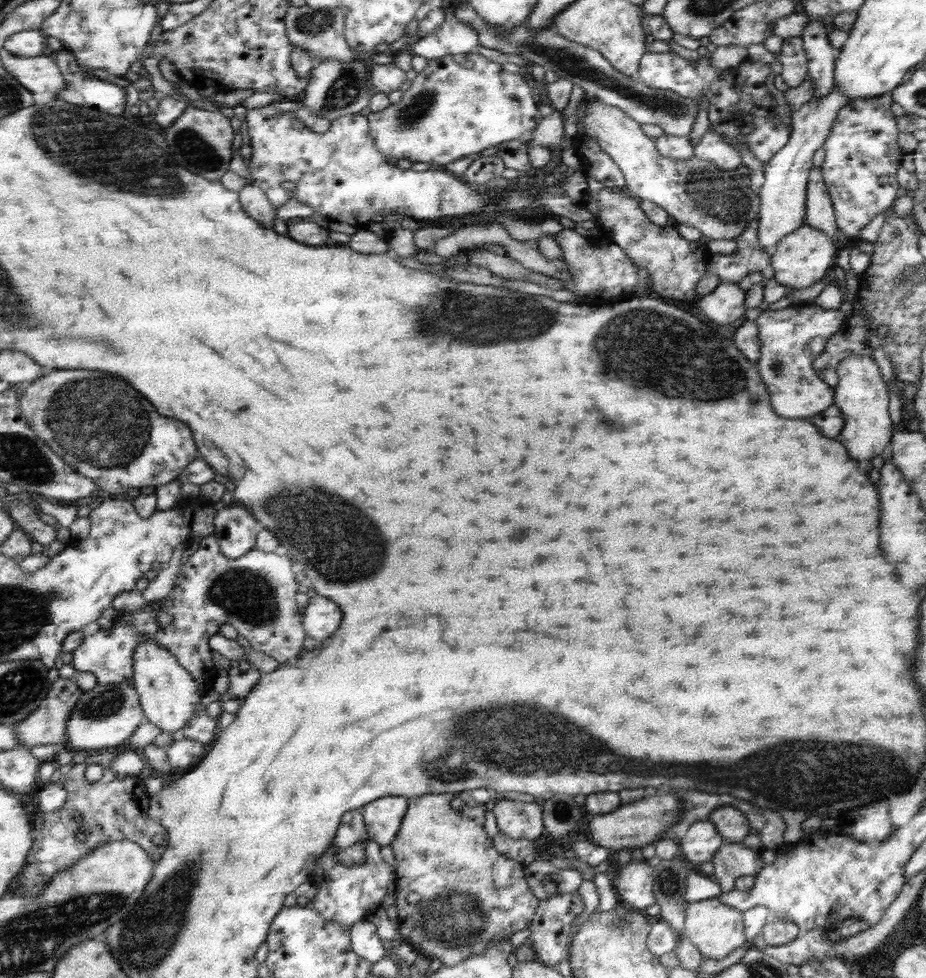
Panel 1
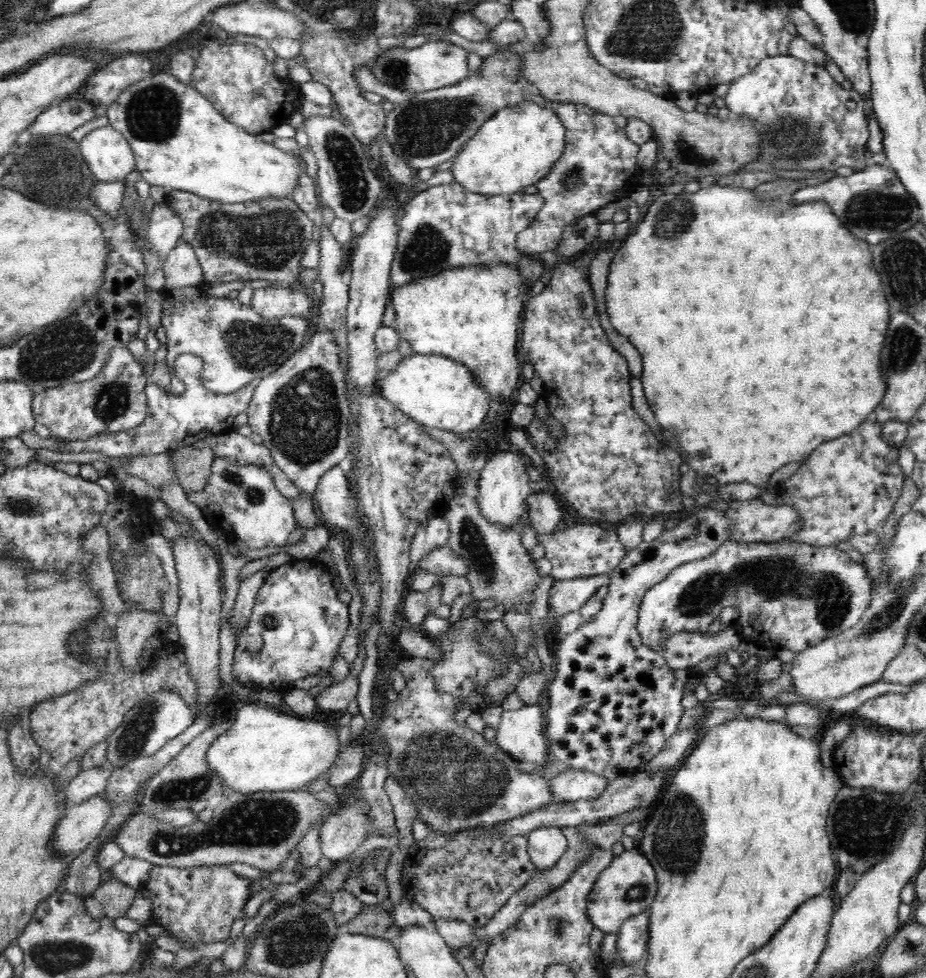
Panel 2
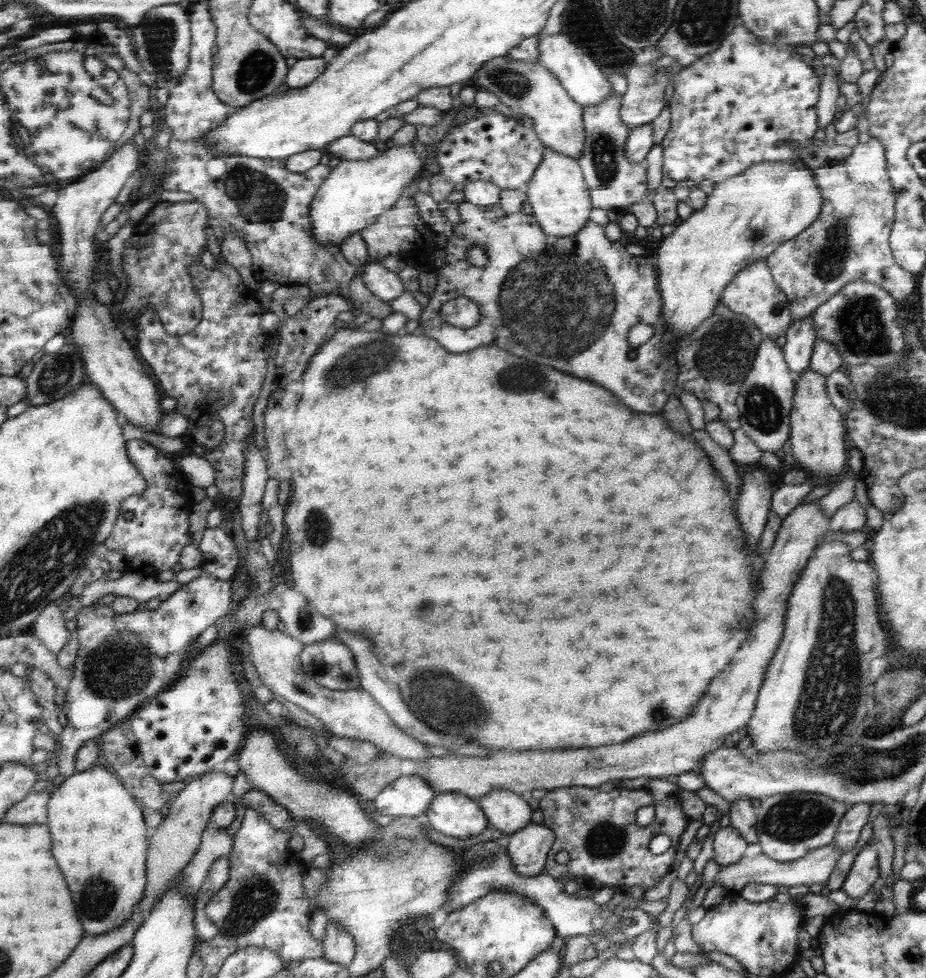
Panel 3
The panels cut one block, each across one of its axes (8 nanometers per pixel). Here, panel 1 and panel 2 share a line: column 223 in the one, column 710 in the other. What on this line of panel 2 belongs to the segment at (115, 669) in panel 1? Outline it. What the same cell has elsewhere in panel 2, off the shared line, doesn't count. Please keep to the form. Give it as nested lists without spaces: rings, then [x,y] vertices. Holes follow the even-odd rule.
[[[724,540],[714,552],[698,560],[690,560],[674,568],[666,580],[654,584],[642,600],[638,634],[642,644],[658,654],[662,654],[662,644],[676,632],[708,632],[710,624],[720,618],[726,606],[740,610],[738,628],[742,632],[742,642],[760,648],[762,652],[774,654],[776,650],[790,650],[800,654],[808,646],[818,646],[830,636],[838,636],[854,628],[864,612],[874,600],[872,586],[866,578],[866,568],[850,560],[850,556],[834,546],[816,548],[808,544],[794,544],[792,540],[782,540],[774,544],[740,544],[734,540]]]

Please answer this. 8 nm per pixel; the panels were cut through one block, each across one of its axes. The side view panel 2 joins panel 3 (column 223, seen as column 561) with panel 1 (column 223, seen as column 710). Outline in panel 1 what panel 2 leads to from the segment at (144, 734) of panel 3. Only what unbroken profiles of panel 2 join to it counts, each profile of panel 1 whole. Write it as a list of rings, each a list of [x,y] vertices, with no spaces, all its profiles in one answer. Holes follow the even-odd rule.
[[[225,506],[215,514],[215,526],[215,536],[219,538],[221,550],[233,560],[247,556],[247,552],[255,550],[259,544],[261,522],[253,512],[247,512],[245,508]]]

